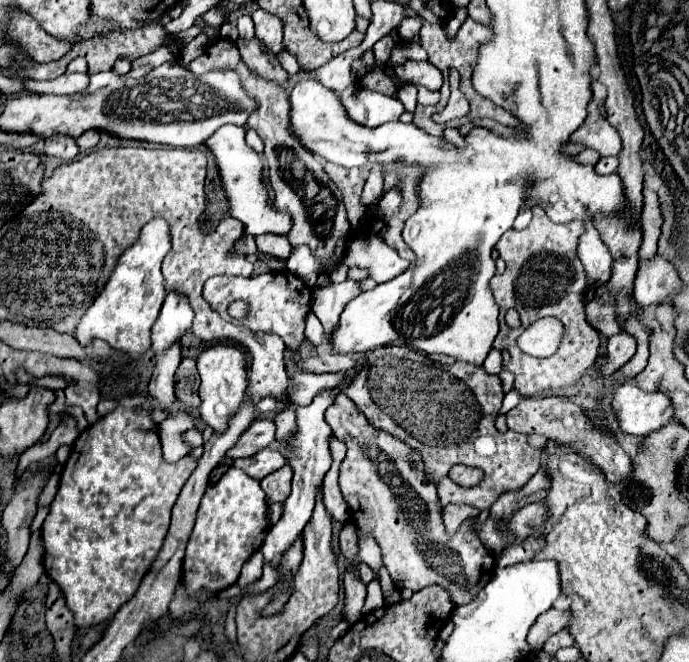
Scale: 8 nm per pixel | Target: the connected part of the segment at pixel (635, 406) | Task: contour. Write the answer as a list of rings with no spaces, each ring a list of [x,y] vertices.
[[[634,382],[622,384],[614,390],[612,408],[614,408],[614,414],[618,416],[620,430],[630,436],[648,436],[650,432],[666,426],[672,420],[670,400],[666,400],[666,396],[662,396],[658,392],[642,392]]]

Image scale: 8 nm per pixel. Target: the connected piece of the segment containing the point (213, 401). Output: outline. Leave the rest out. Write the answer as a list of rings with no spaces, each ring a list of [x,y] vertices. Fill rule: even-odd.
[[[218,342],[206,348],[204,352],[198,354],[196,358],[198,364],[198,374],[200,374],[200,418],[212,426],[214,432],[226,430],[226,424],[230,416],[238,410],[238,406],[244,400],[244,390],[248,386],[248,374],[246,374],[246,354],[242,352],[240,346],[232,342]]]

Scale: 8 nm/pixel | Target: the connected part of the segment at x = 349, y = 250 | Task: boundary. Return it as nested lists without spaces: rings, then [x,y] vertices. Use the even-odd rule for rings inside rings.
[[[368,234],[368,236],[350,238],[346,244],[346,252],[338,258],[336,264],[368,270],[370,278],[382,284],[404,272],[404,268],[408,268],[410,262],[402,260],[376,234]]]

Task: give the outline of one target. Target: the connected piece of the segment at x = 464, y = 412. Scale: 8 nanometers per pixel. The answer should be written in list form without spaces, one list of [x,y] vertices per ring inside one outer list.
[[[382,346],[366,356],[366,362],[354,376],[354,380],[344,388],[346,396],[364,412],[374,428],[382,428],[392,436],[398,436],[402,442],[418,448],[422,452],[422,460],[426,464],[426,472],[430,476],[446,476],[452,464],[468,464],[484,470],[484,486],[438,486],[438,496],[444,506],[448,504],[472,504],[478,510],[490,508],[498,494],[514,488],[522,488],[540,468],[540,460],[544,456],[542,448],[532,448],[522,434],[516,432],[498,432],[494,426],[496,412],[500,402],[504,400],[498,376],[490,376],[484,368],[470,366],[466,362],[454,362],[444,366],[440,362],[432,362],[426,354],[414,352],[408,346]]]

